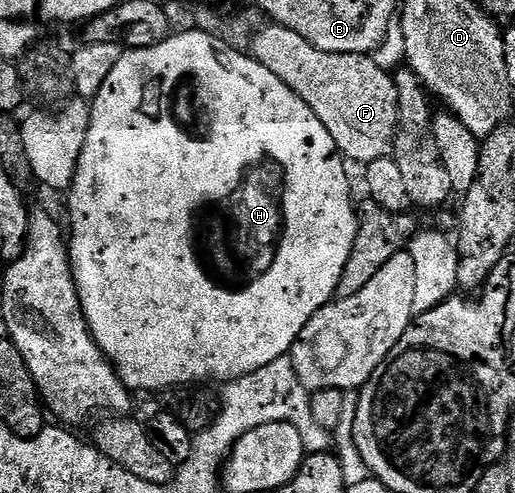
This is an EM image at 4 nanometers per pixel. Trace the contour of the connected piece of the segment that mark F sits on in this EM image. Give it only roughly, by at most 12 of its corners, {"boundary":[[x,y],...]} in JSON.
{"boundary":[[268,24],[249,53],[351,163],[388,158],[394,74]]}

